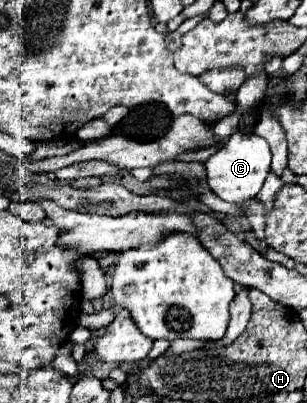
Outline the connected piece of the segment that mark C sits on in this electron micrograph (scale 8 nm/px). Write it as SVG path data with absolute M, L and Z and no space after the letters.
M236 132L204 163L208 187L228 203L243 203L255 197L270 171L271 151L267 141L254 133Z

